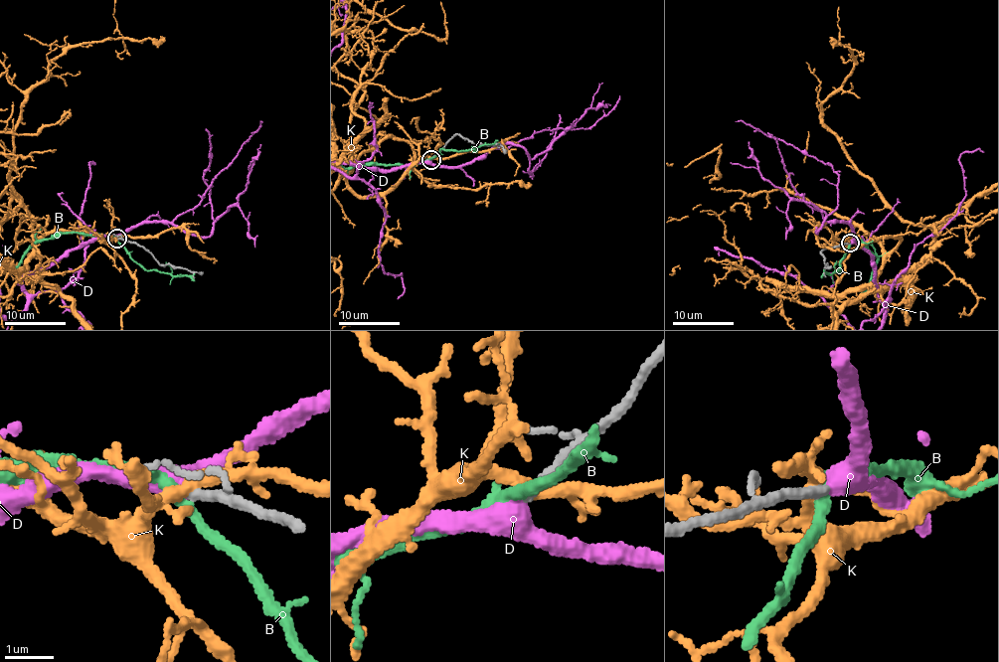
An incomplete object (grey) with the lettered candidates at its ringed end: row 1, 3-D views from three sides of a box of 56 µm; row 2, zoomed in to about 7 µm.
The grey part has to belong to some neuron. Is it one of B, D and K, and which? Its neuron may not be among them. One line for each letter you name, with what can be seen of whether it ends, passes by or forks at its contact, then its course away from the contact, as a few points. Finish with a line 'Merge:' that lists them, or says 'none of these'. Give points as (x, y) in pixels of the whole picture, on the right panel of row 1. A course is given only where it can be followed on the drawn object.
D: it passes by
Merge: D

